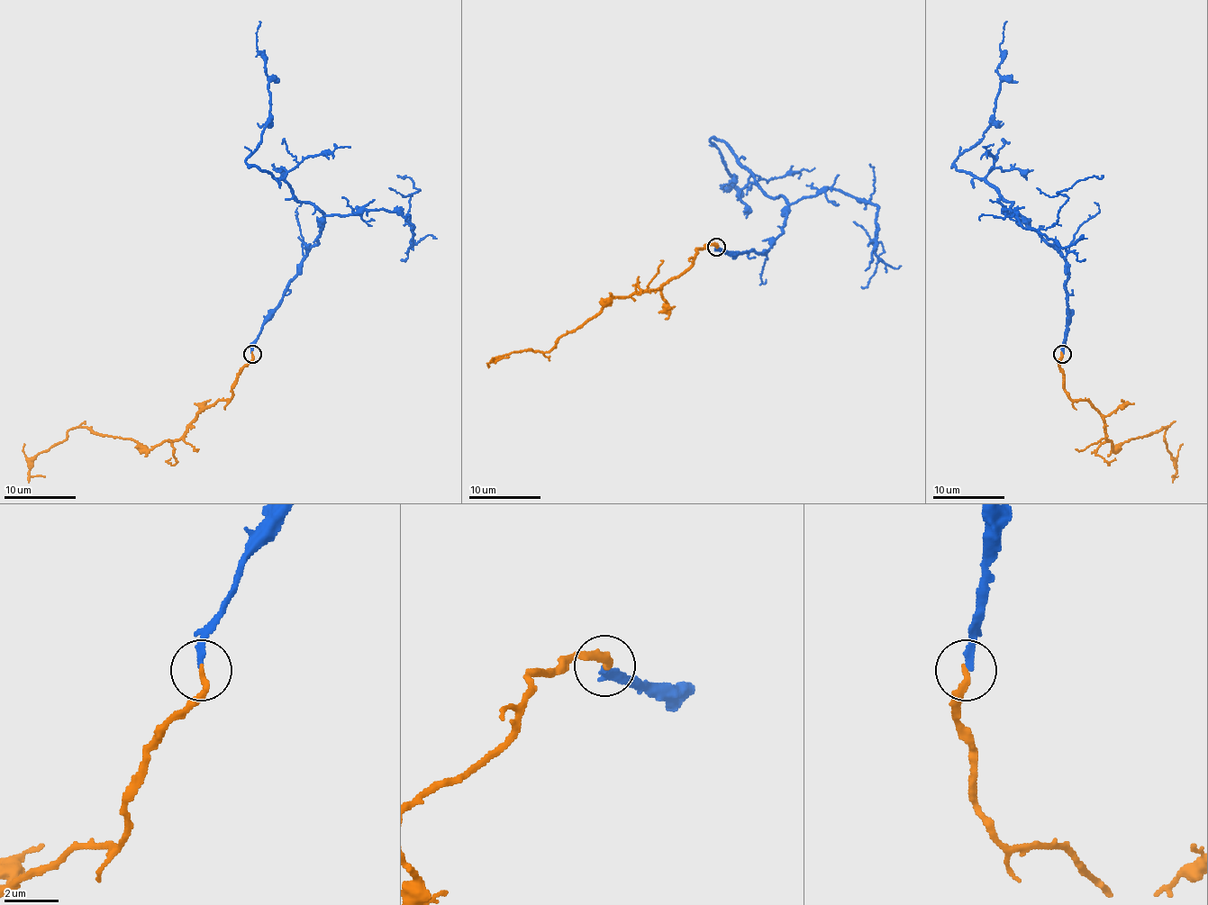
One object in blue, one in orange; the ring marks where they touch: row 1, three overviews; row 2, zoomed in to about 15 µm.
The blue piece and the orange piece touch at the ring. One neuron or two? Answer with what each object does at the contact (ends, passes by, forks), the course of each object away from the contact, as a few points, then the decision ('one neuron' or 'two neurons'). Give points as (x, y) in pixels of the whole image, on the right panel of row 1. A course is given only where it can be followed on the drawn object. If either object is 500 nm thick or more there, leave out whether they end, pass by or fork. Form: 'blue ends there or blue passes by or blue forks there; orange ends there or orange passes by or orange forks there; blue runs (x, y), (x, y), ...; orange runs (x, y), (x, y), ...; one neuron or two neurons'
blue ends there; orange ends there; blue runs (1062, 353), (1067, 324), (1067, 263), (985, 180), (954, 166), (956, 158), (983, 137), (994, 113), (1004, 22); orange runs (1062, 353), (1069, 396), (1085, 400), (1102, 416), (1112, 448), (1167, 427), (1172, 477); one neuron

